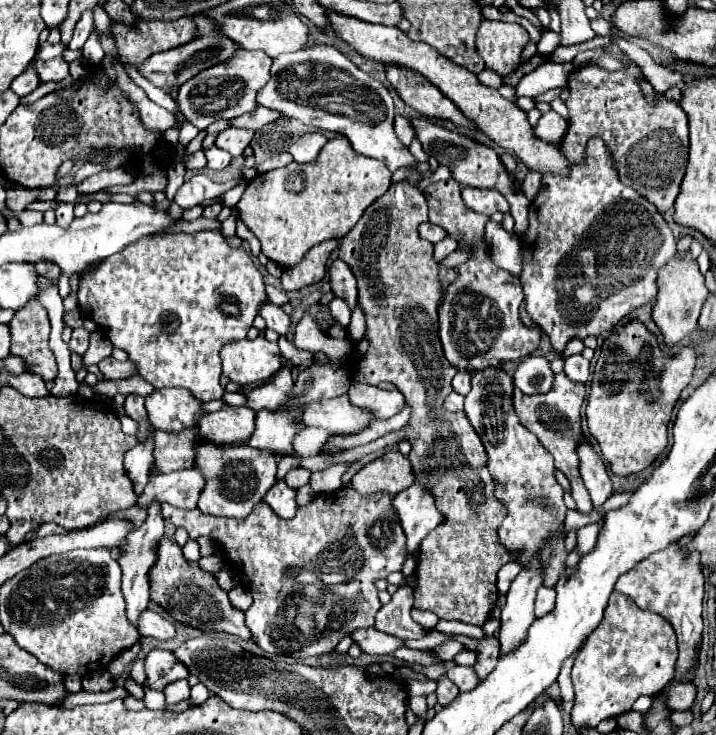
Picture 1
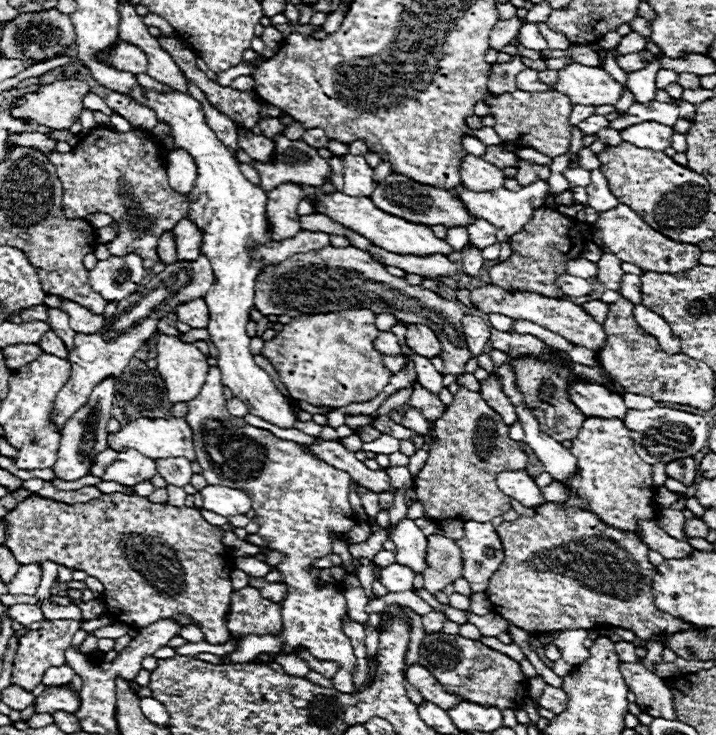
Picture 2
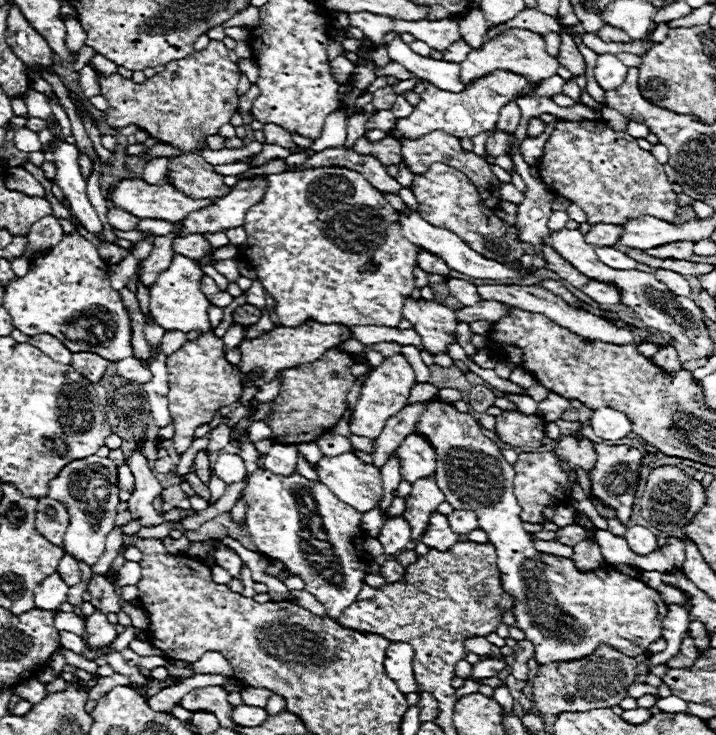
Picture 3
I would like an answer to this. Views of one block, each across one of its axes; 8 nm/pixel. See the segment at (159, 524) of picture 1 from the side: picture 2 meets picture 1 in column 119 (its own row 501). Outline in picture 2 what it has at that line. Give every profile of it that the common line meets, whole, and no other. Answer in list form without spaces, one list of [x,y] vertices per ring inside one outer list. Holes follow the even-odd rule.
[[[554,480],[550,486],[542,488],[542,494],[544,494],[546,502],[564,502],[568,492],[562,488],[562,484],[560,484],[560,482],[556,482],[556,480]]]

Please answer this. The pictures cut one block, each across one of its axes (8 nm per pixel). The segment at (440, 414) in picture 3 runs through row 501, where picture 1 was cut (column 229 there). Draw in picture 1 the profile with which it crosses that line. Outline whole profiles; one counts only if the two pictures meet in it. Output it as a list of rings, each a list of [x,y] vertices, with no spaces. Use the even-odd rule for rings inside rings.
[[[214,442],[196,444],[196,466],[206,478],[200,492],[198,508],[210,516],[244,518],[248,516],[266,492],[276,484],[278,456],[268,450],[256,450],[250,446],[220,446]]]

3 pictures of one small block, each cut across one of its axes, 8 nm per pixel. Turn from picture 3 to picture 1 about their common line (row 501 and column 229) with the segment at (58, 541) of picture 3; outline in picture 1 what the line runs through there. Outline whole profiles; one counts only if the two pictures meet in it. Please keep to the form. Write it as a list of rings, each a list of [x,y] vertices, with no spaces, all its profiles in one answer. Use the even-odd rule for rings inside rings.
[[[226,36],[224,38],[196,38],[188,44],[176,46],[172,50],[152,54],[138,66],[138,72],[146,80],[150,80],[154,86],[162,88],[168,94],[172,90],[172,86],[182,86],[184,82],[188,82],[190,78],[194,78],[198,72],[206,70],[208,66],[214,66],[216,62],[224,62],[224,58],[228,58],[228,54],[232,54],[232,50],[236,50],[236,44]]]

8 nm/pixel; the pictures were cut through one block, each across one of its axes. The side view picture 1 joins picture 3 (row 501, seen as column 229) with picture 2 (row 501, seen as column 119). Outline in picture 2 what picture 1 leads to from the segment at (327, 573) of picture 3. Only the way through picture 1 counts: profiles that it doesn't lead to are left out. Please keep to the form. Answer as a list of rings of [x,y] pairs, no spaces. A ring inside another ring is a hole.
[[[210,366],[198,398],[188,402],[190,410],[186,422],[190,422],[190,428],[194,430],[194,446],[198,450],[202,476],[208,480],[208,484],[246,490],[254,498],[254,522],[260,526],[258,534],[272,550],[288,554],[288,560],[278,564],[278,572],[284,576],[282,582],[290,590],[286,600],[280,602],[284,632],[278,638],[272,635],[237,638],[238,648],[234,654],[222,658],[230,662],[252,662],[260,652],[280,652],[280,642],[284,640],[288,648],[304,646],[320,660],[340,662],[342,670],[334,678],[334,688],[352,694],[356,656],[348,636],[344,636],[340,630],[340,618],[346,616],[346,598],[336,586],[318,588],[316,580],[320,570],[308,568],[312,560],[332,552],[330,530],[346,532],[356,524],[348,504],[352,480],[344,470],[314,458],[296,442],[276,438],[272,432],[254,428],[250,424],[240,424],[240,418],[222,416],[226,414],[226,398],[222,390],[224,384],[220,378],[220,368]]]

